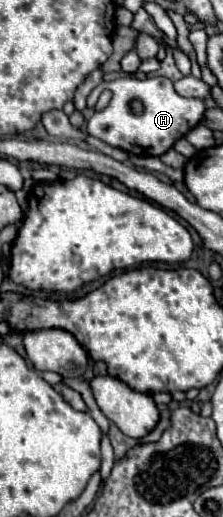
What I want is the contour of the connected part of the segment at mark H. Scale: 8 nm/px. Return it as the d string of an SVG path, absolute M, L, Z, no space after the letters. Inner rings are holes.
M122 76L118 80L102 82L100 90L102 88L108 88L112 92L112 100L104 110L94 112L94 116L88 120L88 134L136 156L144 156L150 152L152 156L162 156L166 150L174 146L178 138L182 138L186 132L190 132L190 128L200 124L202 114L206 110L200 98L178 96L178 92L172 86L172 80L168 78L154 76L148 80L136 80ZM134 100L142 102L142 114L132 112L130 102Z

